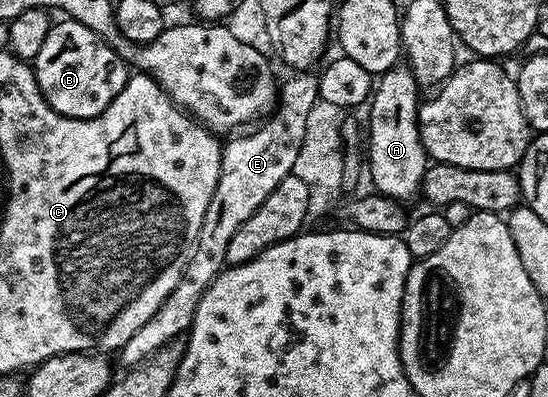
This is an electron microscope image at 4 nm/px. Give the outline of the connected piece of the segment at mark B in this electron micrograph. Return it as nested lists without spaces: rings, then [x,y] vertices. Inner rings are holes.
[[[68,17],[62,23],[54,22],[47,33],[47,41],[43,41],[43,49],[39,49],[37,58],[31,66],[43,97],[60,115],[72,119],[90,119],[107,105],[123,89],[131,71],[124,59],[121,59],[87,25]]]

